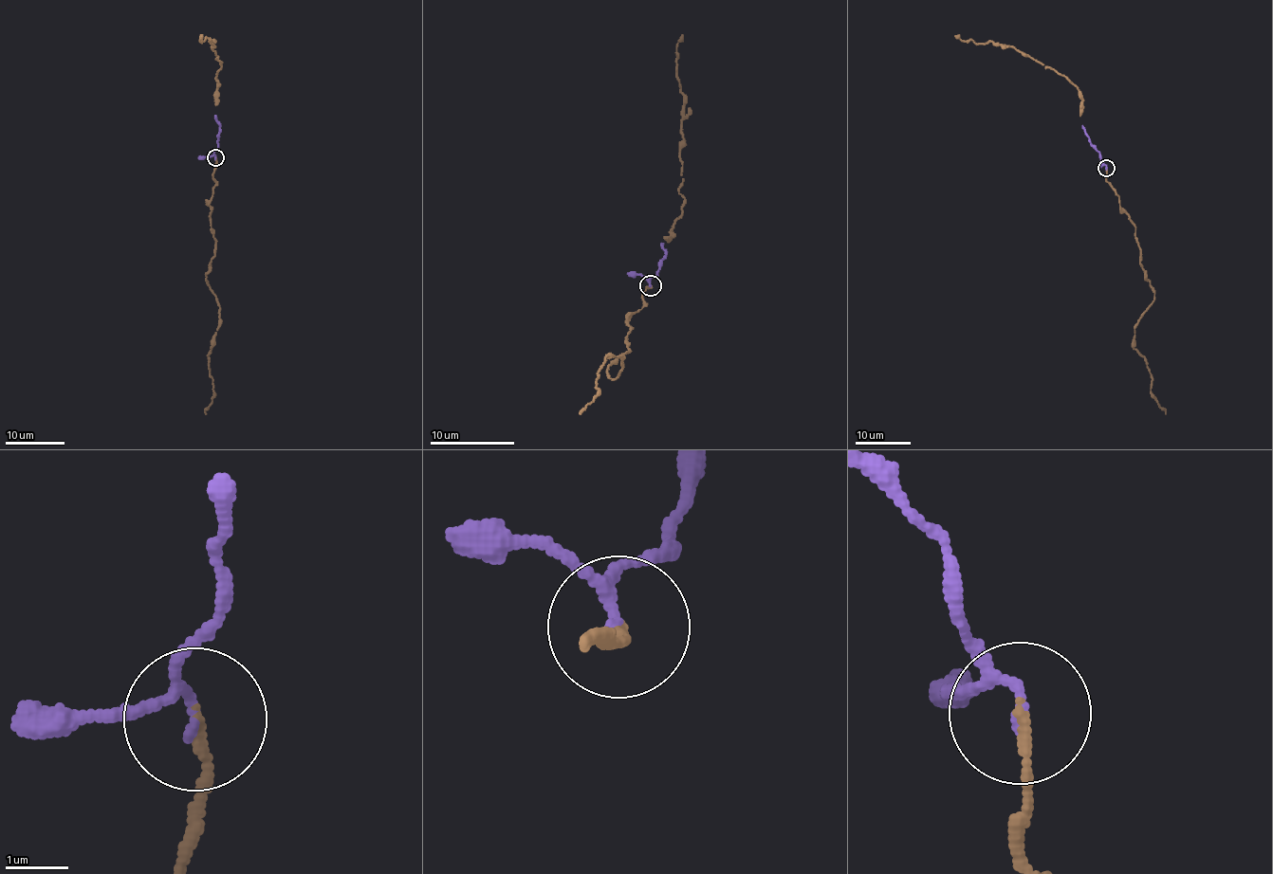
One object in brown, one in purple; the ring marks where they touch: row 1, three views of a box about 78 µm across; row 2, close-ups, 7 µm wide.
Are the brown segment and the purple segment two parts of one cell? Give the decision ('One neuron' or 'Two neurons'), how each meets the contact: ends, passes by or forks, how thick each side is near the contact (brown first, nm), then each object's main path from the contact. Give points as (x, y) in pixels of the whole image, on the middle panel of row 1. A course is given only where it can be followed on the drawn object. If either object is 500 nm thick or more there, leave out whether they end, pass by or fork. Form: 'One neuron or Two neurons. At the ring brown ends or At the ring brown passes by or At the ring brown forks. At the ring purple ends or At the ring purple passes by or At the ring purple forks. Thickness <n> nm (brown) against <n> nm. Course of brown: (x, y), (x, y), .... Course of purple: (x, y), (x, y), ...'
One neuron. At the ring brown ends. At the ring purple passes by. Thickness 140 nm (brown) against 120 nm. Course of brown: (651, 285), (628, 319), (629, 352), (609, 367), (611, 377), (622, 368), (619, 355), (605, 357), (581, 414). Course of purple: (651, 285), (650, 280), (657, 274), (659, 263), (665, 257), (660, 243)

